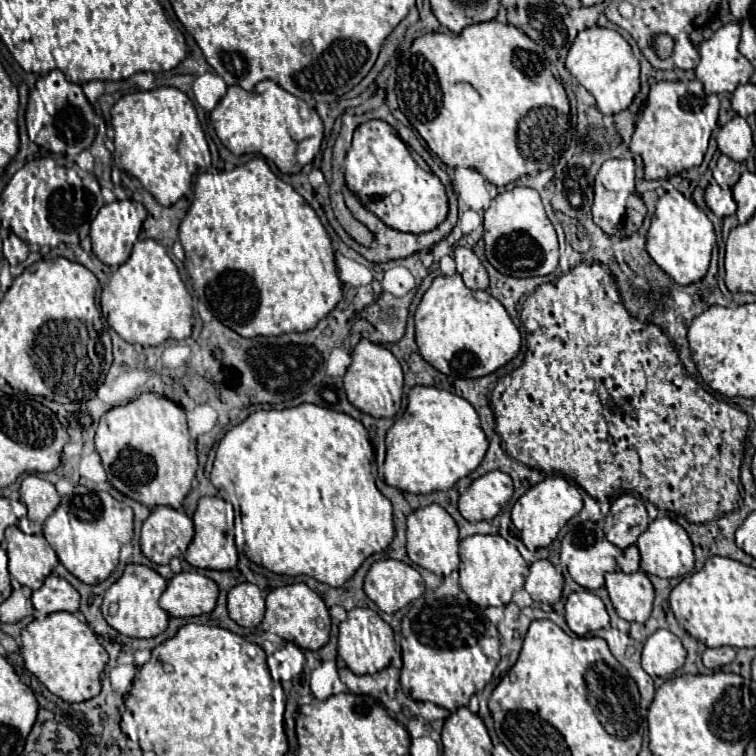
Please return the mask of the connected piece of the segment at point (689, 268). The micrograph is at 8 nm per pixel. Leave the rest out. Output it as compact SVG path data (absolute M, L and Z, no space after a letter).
M671 189L659 197L651 227L647 231L647 253L675 283L689 285L703 279L709 269L713 245L713 223L707 219L703 209L699 209L691 199L685 199L677 189Z

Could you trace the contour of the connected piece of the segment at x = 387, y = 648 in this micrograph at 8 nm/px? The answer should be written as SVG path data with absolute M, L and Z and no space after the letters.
M351 609L347 613L347 619L339 625L339 643L337 653L345 661L345 665L355 675L367 675L377 673L385 669L395 653L395 641L393 641L393 629L371 609Z

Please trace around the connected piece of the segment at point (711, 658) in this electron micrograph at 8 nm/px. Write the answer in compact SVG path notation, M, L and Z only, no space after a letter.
M717 647L717 649L705 649L703 653L703 665L707 669L721 669L723 665L731 663L735 659L733 647Z

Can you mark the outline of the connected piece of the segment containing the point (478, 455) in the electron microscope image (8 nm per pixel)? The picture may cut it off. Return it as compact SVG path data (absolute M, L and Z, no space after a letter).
M417 385L411 389L407 401L409 403L403 417L397 419L393 427L387 431L387 457L383 465L383 481L403 493L433 493L451 489L459 479L467 477L471 471L479 467L489 447L479 423L479 415L475 413L469 401L437 387Z

